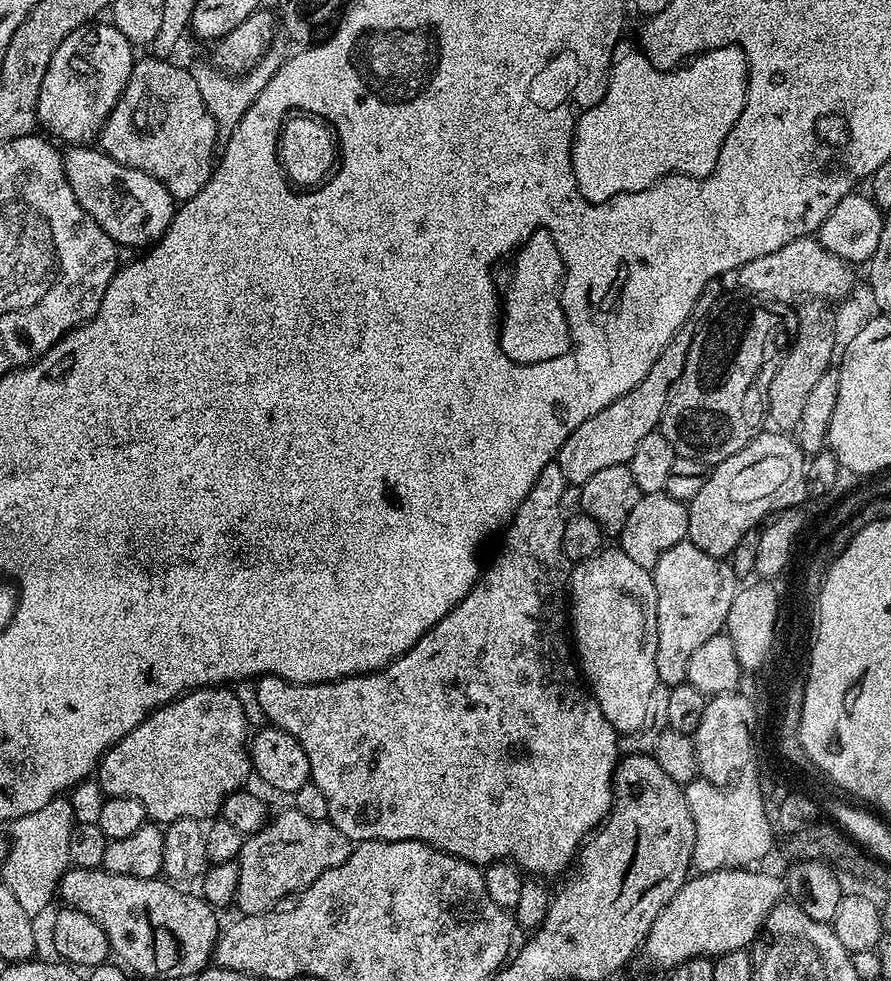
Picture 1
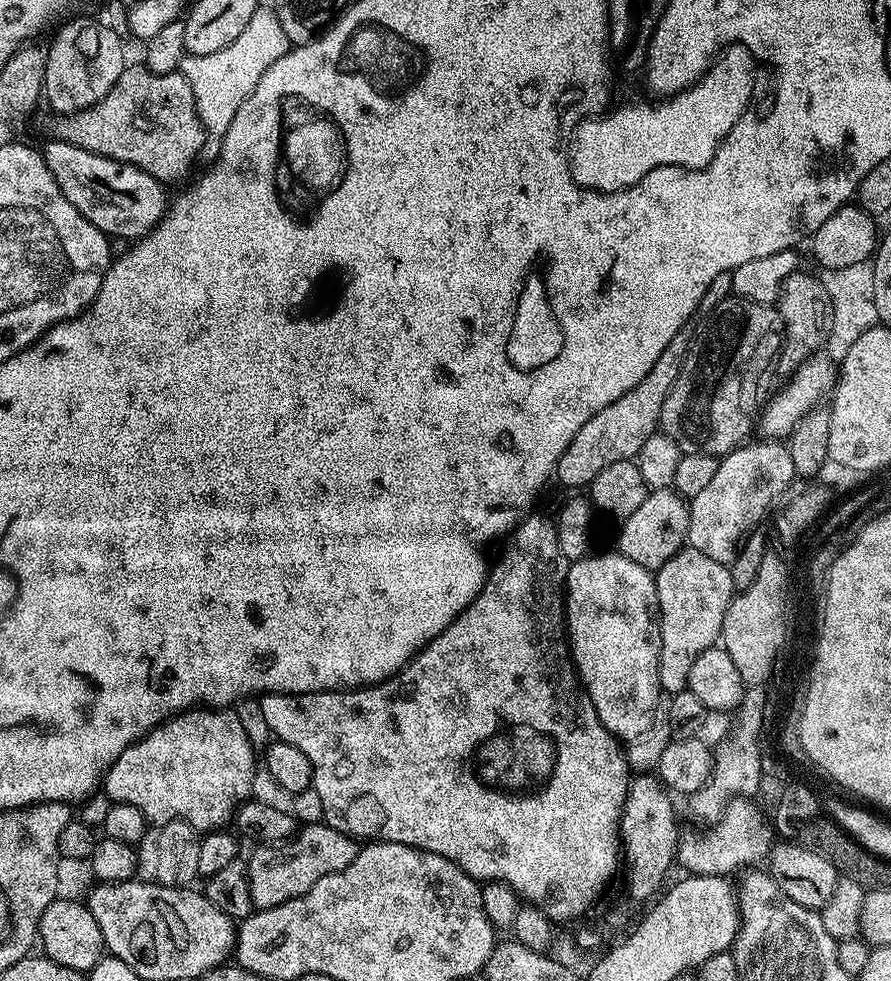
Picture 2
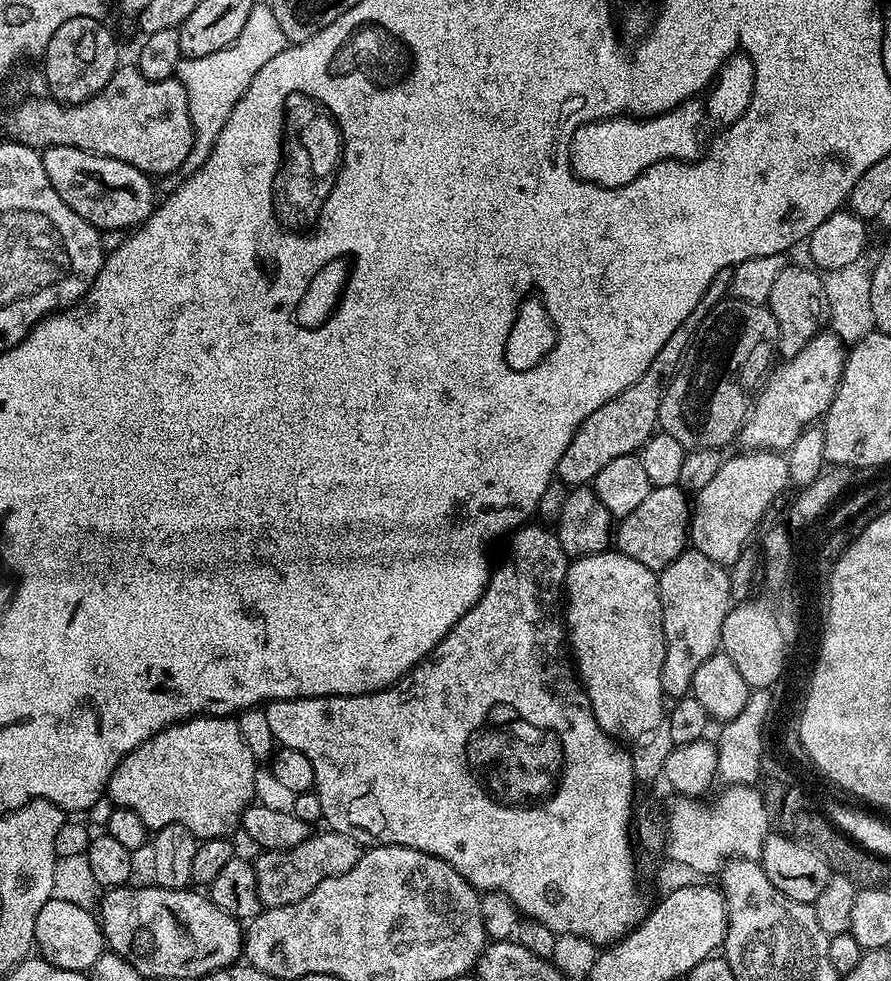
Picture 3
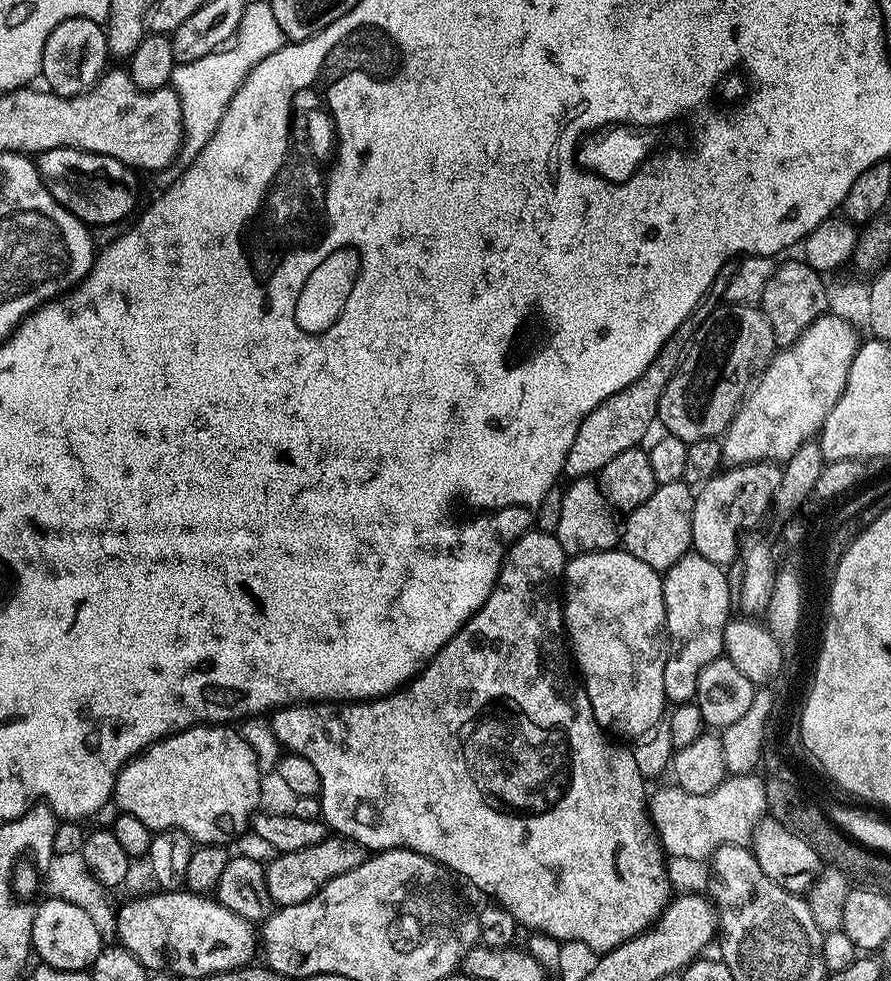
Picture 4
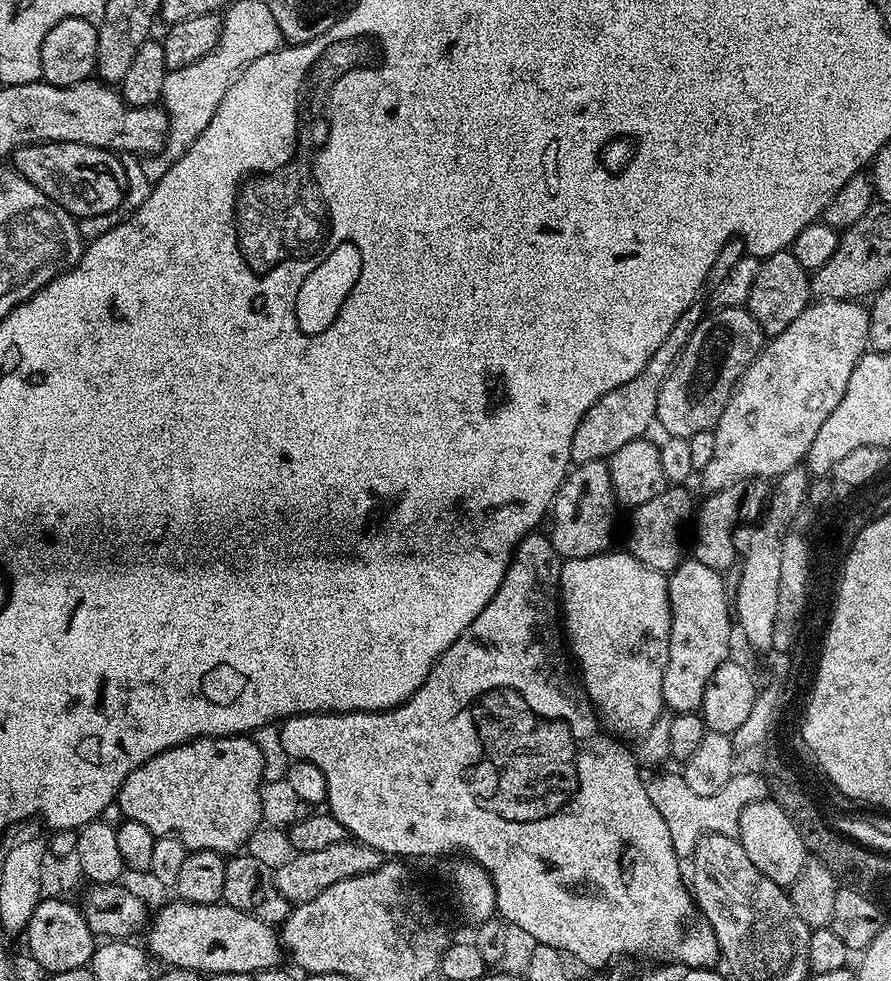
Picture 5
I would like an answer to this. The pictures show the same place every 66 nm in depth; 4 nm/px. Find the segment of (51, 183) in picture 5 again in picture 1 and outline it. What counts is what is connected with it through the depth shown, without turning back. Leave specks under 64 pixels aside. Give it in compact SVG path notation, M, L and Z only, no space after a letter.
M72 146L67 151L63 157L70 190L74 190L82 210L110 234L117 246L125 244L128 248L144 250L162 239L178 207L162 182L150 178L150 174L142 174L142 170L114 162L114 158L92 146Z

